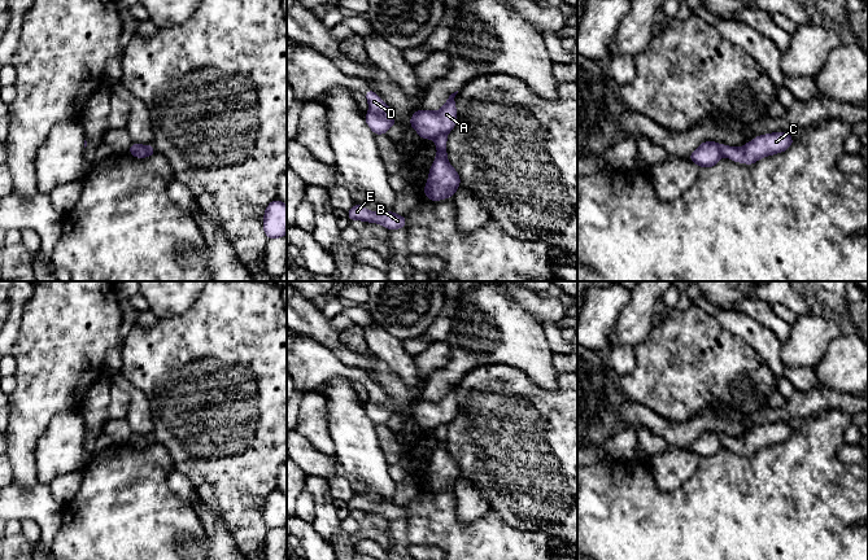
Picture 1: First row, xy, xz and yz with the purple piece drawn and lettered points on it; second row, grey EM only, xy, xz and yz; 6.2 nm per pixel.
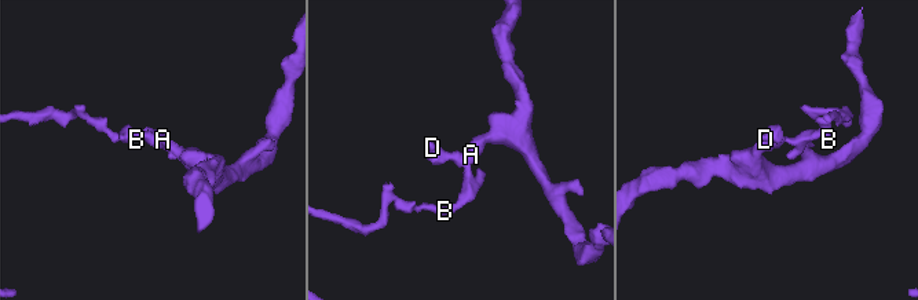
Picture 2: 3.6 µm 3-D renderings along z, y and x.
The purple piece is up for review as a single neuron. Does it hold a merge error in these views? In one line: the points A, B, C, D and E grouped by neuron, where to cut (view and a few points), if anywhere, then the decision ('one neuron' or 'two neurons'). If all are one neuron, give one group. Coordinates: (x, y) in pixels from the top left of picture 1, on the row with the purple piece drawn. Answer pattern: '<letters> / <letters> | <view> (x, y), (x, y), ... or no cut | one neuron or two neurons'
A D / B C E | xz (445, 134), (440, 134), (435, 139) | two neurons

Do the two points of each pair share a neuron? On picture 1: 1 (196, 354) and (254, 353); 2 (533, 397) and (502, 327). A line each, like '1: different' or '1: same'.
1: same
2: different

